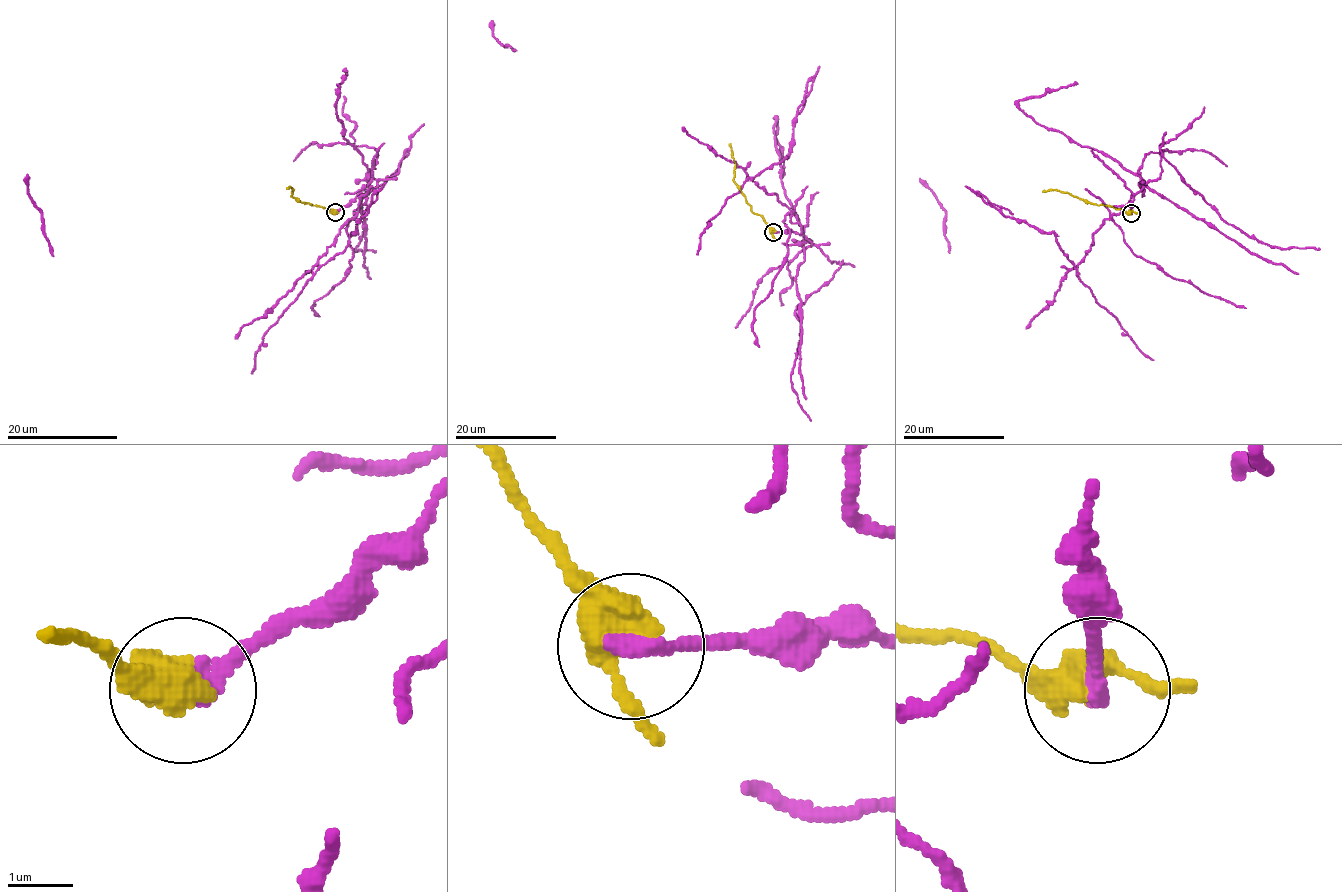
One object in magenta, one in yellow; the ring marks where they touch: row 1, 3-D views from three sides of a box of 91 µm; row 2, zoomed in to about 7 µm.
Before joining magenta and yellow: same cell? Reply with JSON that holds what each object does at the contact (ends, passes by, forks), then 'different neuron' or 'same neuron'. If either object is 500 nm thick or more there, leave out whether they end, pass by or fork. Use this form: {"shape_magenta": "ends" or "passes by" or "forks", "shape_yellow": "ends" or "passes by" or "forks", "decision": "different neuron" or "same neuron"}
{"decision": "different neuron"}

